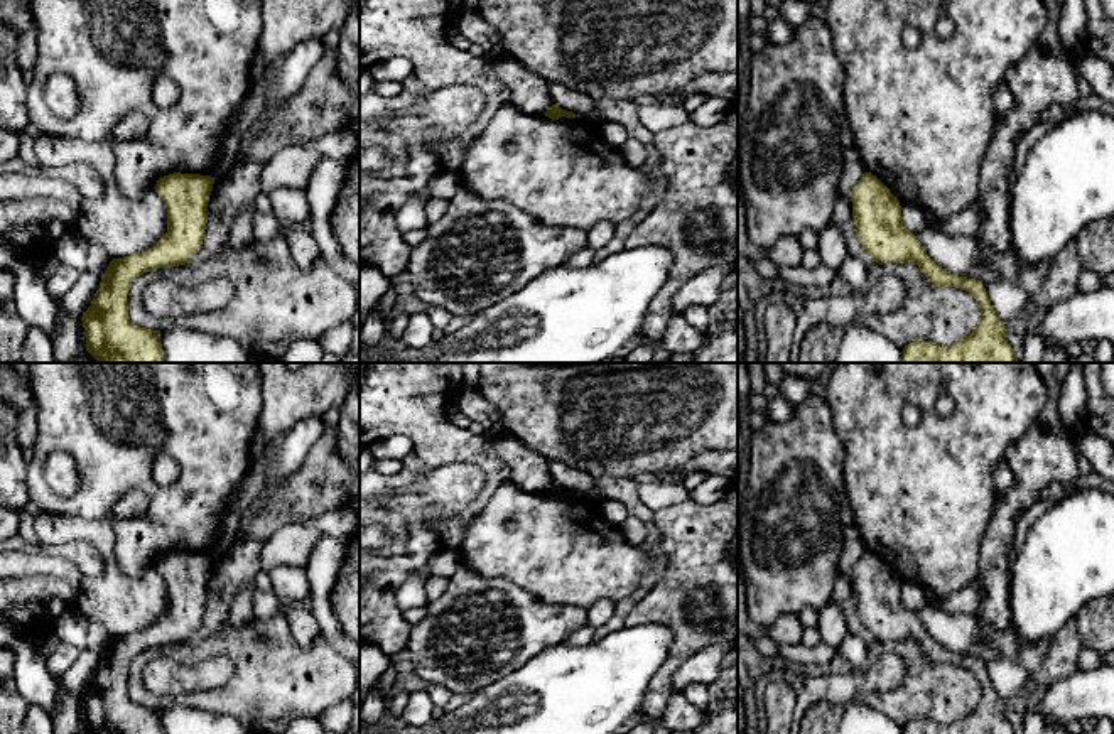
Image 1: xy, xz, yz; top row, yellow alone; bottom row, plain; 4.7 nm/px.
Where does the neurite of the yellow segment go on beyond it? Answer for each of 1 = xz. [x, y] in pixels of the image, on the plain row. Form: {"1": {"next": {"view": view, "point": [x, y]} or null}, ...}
{"1": {"next": null}}

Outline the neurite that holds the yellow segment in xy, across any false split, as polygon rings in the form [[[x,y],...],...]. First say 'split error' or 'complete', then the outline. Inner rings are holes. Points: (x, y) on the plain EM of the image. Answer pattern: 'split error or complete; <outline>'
complete; [[[174,550],[155,562],[167,586],[167,611],[149,628],[113,636],[101,651],[91,683],[83,692],[91,734],[164,734],[160,709],[135,704],[128,695],[128,668],[135,656],[186,643],[201,628],[214,555]]]

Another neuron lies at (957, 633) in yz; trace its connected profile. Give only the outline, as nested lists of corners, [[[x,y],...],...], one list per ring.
[[[922,607],[913,613],[937,643],[959,655],[979,658],[1001,699],[1021,697],[1031,685],[1030,672],[1006,658],[987,636],[977,636],[981,621],[976,616],[950,614],[938,607]]]

